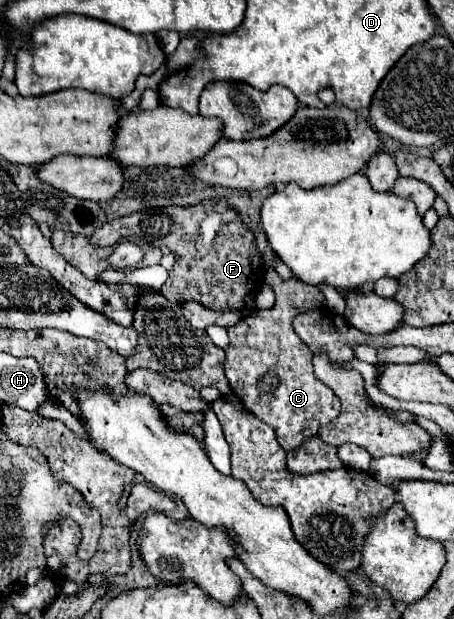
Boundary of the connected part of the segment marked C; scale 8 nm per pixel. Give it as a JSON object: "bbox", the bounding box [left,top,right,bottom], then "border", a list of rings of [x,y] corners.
{"bbox":[222,270,340,452],"border":[[[266,270],[264,284],[270,286],[276,294],[276,304],[272,310],[252,310],[242,320],[234,326],[228,328],[230,334],[230,344],[224,350],[226,360],[222,364],[226,380],[232,388],[232,394],[240,398],[244,408],[252,412],[256,418],[266,422],[268,426],[274,428],[278,444],[290,452],[296,450],[304,440],[312,438],[318,434],[318,428],[326,422],[332,422],[340,414],[340,400],[338,396],[324,386],[320,380],[316,380],[314,370],[312,370],[312,352],[310,348],[300,340],[300,336],[294,332],[294,318],[300,312],[300,309],[320,309],[323,307],[325,298],[318,288],[308,286],[304,282],[298,282],[296,278],[284,280],[280,278],[274,270]]]}

